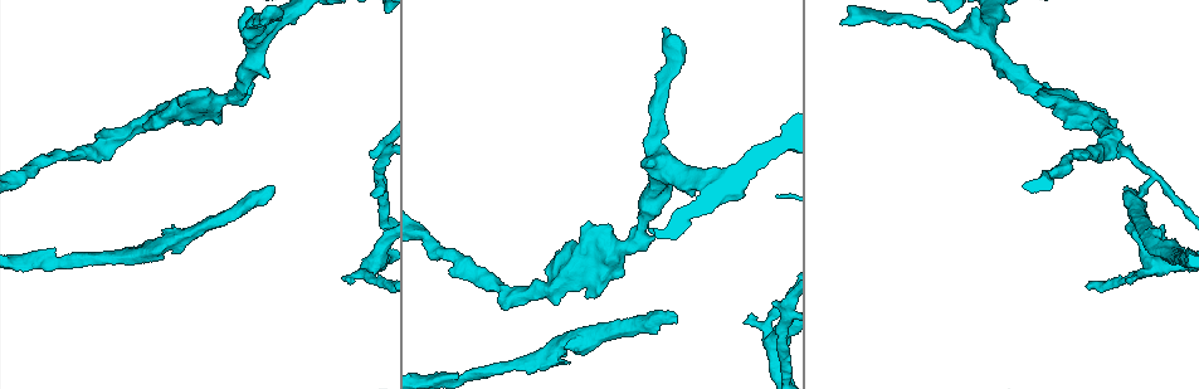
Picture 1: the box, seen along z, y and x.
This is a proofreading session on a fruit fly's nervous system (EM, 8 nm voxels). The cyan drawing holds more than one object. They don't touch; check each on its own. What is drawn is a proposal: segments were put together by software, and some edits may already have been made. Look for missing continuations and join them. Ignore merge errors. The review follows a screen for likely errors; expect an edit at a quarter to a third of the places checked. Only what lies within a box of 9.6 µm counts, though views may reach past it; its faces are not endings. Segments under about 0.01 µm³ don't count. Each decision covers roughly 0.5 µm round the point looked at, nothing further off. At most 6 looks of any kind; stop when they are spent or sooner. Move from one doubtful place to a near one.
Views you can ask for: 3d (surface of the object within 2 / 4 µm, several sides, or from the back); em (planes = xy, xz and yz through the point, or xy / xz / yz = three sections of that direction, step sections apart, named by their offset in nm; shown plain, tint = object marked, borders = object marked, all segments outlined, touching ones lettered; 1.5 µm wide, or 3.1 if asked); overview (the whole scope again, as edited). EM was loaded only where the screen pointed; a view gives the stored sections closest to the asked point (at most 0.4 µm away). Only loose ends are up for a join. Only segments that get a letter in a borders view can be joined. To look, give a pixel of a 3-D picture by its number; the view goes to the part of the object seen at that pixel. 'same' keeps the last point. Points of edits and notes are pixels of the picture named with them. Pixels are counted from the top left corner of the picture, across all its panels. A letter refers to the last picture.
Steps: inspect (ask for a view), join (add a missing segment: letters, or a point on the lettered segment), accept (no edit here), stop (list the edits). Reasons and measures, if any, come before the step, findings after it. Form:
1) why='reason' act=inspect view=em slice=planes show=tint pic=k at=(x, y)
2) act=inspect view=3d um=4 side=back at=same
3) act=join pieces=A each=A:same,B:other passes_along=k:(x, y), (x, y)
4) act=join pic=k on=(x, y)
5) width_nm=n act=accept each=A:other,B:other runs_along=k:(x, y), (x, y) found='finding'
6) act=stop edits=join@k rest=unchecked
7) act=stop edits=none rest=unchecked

why='branch stops here' act=inspect view=3d um=2 pic=1 at=(273, 189)

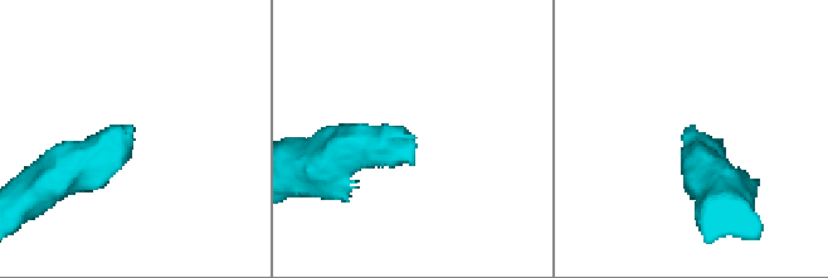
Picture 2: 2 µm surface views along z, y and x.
act=inspect view=em slice=planes show=plain pic=2 at=(410, 164)

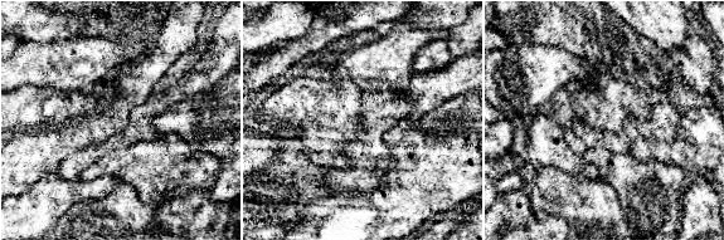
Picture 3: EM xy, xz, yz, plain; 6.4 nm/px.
why='see the neighbours' act=inspect view=em slice=planes show=borders at=same

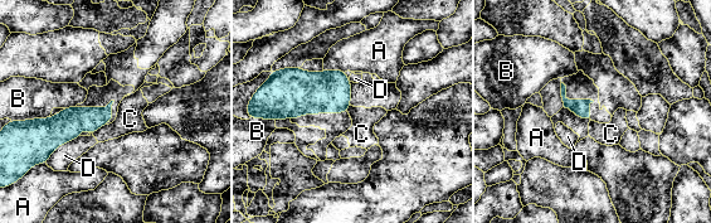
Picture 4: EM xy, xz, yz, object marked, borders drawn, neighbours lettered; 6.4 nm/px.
act=accept each=A:other,B:other,C:other,D:other found='none of them fits'

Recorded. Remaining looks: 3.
why='branch stops here' act=inspect view=em slice=planes show=borders pic=1 at=(1139, 193)

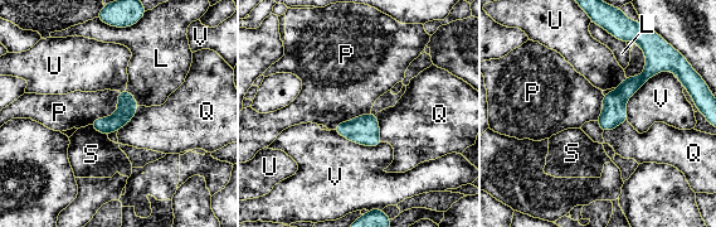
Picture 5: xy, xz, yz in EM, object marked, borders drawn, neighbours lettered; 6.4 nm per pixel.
act=accept each=L:other,P:other,Q:other,S:other,U:other,V:other runs_along=5:(648, 58), (604, 128) found='none of them fits'

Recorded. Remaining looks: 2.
why='end of a long branch' act=inspect view=em slice=planes show=plain pic=1 at=(262, 23)

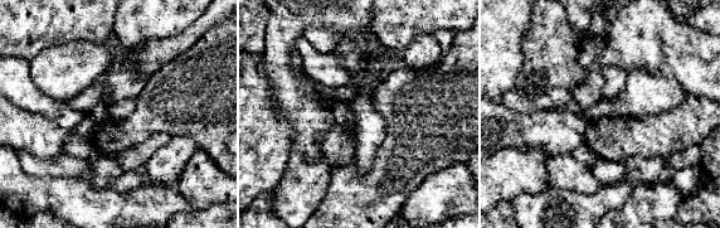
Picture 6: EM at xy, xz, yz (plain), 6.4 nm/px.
why='what lies round it' act=inspect view=em slice=planes show=borders at=same

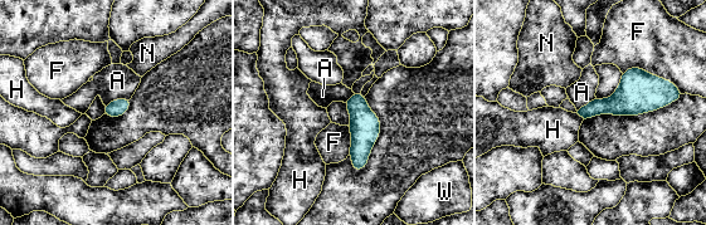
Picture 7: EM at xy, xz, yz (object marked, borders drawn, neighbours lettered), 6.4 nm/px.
longest_contact=F:420nm act=accept each=A:other,F:other,H:other,N:other,W:other border=7:(622, 72), (641, 67), (683, 93) found='none of them fits'

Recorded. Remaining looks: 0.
act=stop edits=none rest=unchecked

